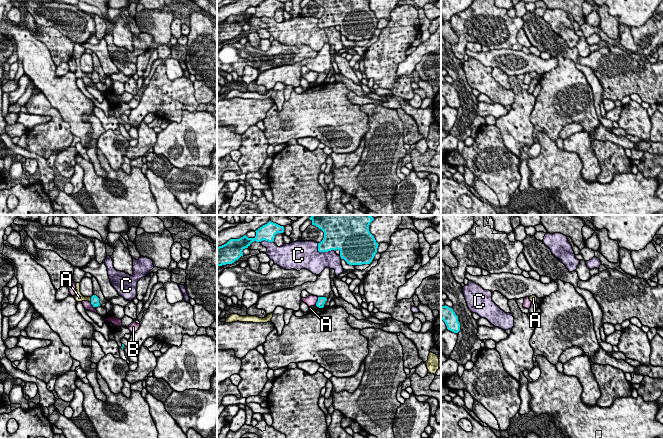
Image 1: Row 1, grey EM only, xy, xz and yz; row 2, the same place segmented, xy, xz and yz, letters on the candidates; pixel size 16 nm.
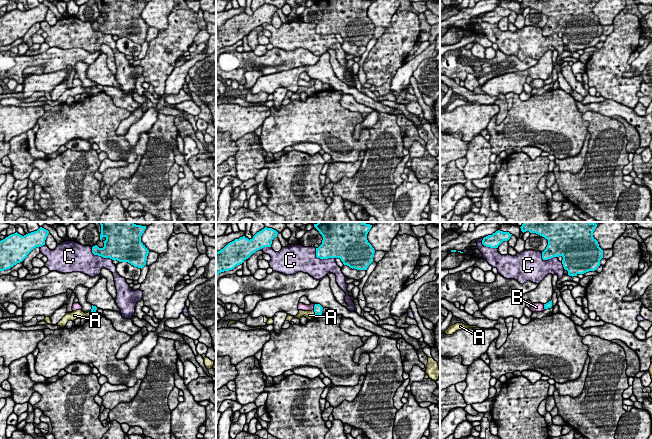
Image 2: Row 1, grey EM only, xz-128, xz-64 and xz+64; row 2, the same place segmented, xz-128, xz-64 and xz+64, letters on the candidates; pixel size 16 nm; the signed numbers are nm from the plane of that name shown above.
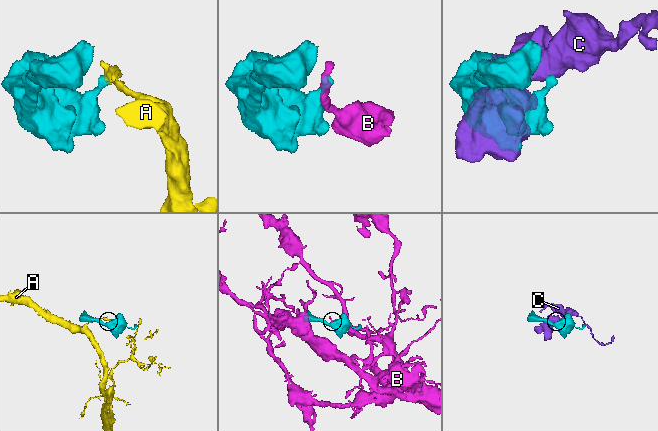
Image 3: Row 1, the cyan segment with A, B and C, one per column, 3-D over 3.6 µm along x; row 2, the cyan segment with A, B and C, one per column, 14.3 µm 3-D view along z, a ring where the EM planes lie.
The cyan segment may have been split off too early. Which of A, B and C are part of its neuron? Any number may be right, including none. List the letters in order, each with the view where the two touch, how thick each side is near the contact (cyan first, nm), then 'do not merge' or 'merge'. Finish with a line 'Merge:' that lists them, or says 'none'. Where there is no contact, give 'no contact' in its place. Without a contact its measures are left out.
A: xy | 130/140 nm | do not merge
B: xz | 130/170 nm | do not merge
C: xz | 320/360 nm | do not merge
Merge: none

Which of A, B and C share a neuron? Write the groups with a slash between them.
A / B / C

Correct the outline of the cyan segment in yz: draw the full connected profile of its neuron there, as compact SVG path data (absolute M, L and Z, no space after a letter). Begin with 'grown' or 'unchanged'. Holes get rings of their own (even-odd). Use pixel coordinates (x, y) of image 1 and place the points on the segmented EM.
unchanged | M441 306L441 319L445 322L447 329L458 333L460 331L460 323L458 316L455 314L452 308L448 306Z

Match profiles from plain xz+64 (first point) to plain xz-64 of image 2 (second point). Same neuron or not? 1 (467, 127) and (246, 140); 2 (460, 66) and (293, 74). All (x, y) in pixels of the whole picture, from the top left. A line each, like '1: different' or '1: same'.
1: different
2: different

